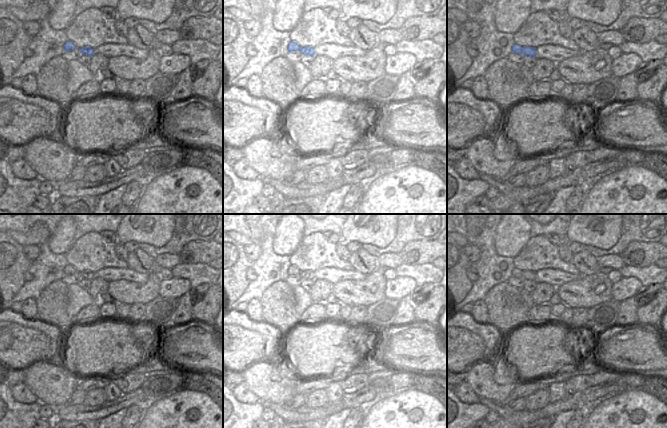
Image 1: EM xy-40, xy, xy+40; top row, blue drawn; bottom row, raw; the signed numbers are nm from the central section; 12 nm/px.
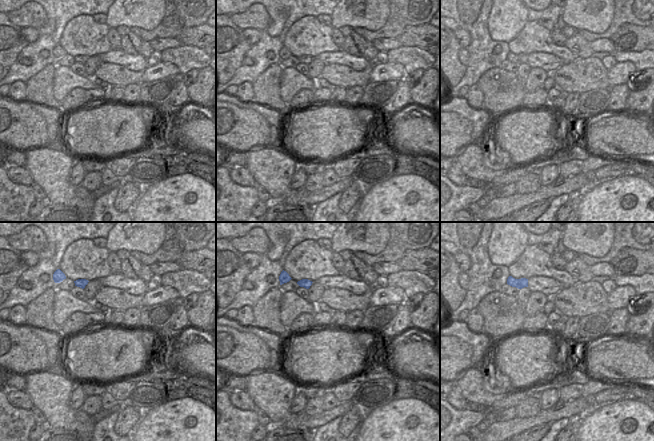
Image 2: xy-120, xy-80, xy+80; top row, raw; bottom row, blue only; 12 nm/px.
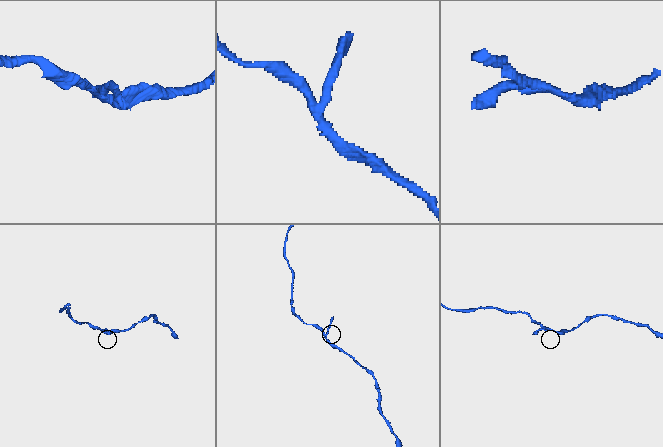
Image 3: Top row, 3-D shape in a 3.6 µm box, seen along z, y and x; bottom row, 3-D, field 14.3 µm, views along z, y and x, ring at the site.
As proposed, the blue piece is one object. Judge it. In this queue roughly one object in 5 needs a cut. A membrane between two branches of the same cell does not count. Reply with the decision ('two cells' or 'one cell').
one cell

